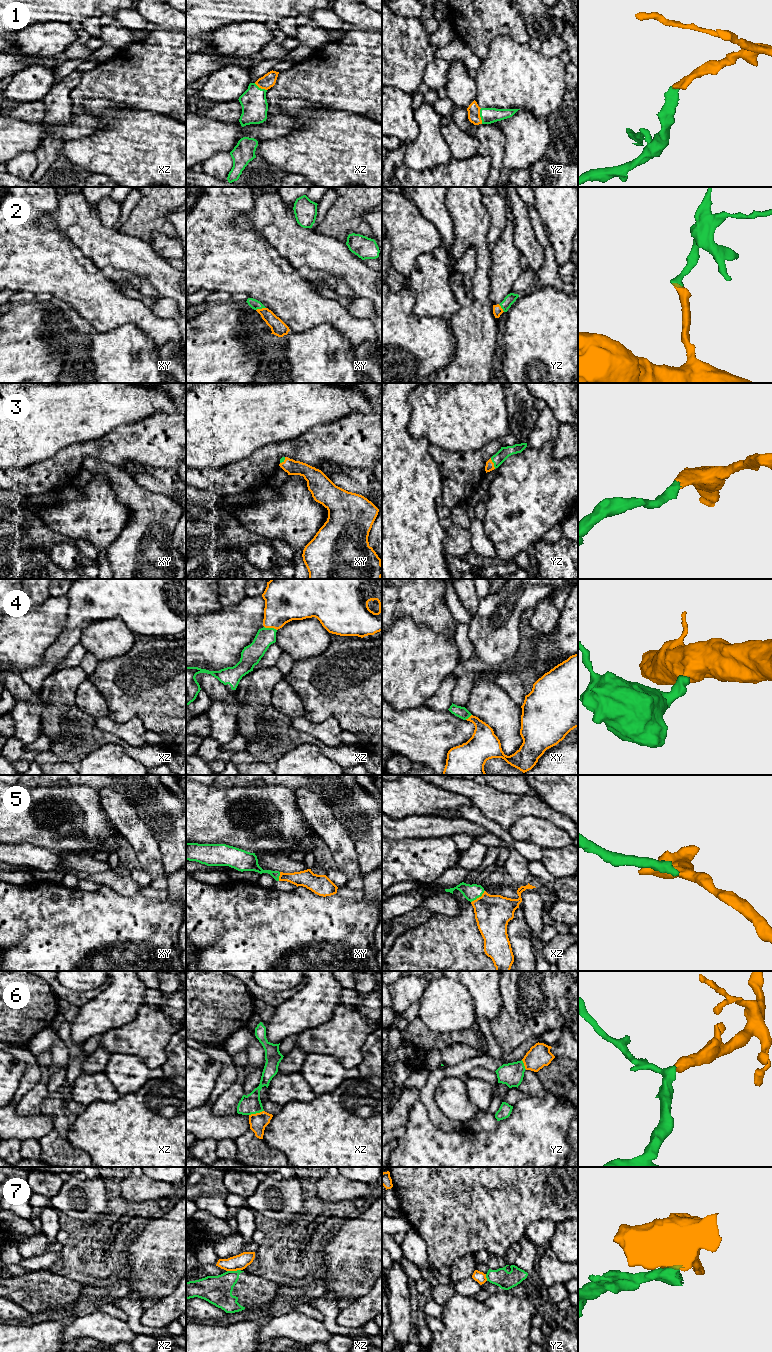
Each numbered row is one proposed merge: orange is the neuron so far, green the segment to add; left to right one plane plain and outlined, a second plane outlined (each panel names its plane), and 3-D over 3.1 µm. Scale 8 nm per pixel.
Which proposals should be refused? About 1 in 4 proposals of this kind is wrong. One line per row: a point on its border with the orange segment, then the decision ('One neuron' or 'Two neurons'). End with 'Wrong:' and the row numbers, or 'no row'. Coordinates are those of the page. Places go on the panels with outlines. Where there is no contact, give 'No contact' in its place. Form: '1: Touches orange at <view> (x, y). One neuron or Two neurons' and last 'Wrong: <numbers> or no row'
1: Touches orange at yz (479, 116). One neuron
2: Touches orange at xy (260, 309). One neuron
3: Touches orange at yz (493, 463). One neuron
4: Touches orange at xz (270, 627). One neuron
5: Touches orange at xz (479, 897). One neuron
6: Touches orange at xz (256, 1113). One neuron
7: Touches orange at xz (233, 1270). Two neurons
Wrong: 7

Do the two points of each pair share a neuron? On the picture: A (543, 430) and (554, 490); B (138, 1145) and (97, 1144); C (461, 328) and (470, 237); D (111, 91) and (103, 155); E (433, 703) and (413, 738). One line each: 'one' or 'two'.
A: two
B: one
C: one
D: two
E: two

